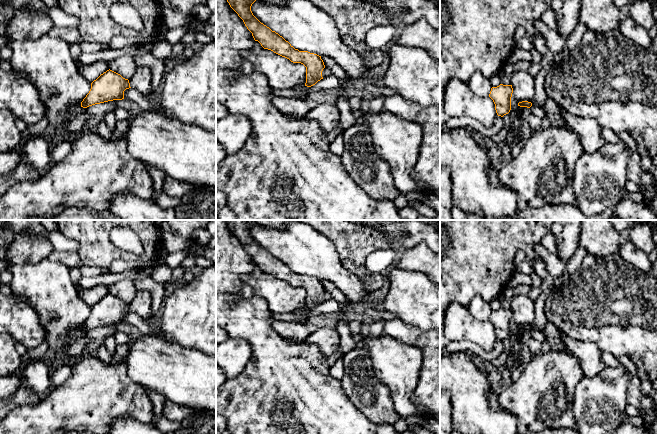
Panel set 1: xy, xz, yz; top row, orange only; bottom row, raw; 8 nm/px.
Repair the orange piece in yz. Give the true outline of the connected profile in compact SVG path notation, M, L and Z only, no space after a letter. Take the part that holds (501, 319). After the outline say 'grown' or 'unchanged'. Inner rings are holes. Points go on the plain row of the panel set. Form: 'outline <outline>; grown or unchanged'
outline M500 308L497 311L491 312L489 321L495 328L495 334L498 340L503 341L510 336L512 317L512 309Z; unchanged

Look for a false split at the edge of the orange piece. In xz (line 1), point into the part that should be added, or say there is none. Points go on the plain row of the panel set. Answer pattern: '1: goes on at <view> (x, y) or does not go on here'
1: does not go on here

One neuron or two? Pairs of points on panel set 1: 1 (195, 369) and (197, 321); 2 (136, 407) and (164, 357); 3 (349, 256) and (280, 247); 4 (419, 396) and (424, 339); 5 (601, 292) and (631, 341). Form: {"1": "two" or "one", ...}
{"1": "two", "2": "two", "3": "two", "4": "one", "5": "one"}

